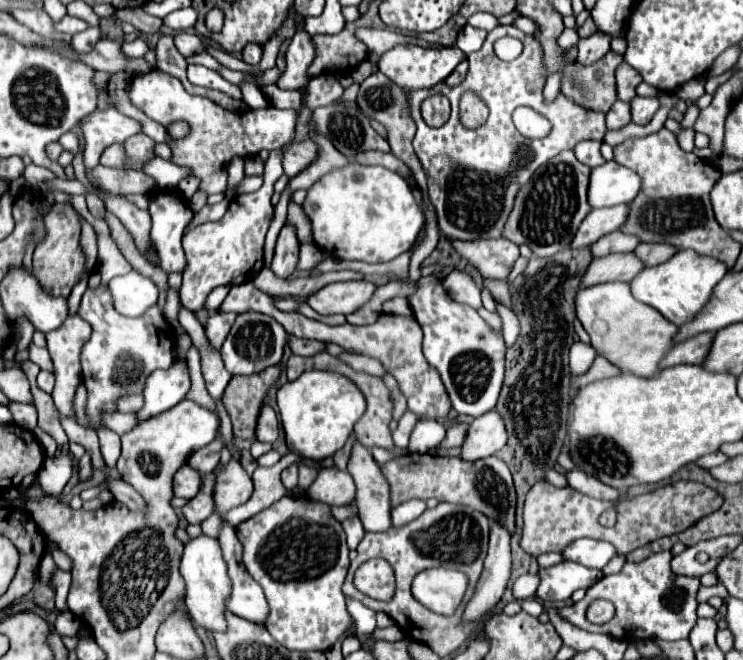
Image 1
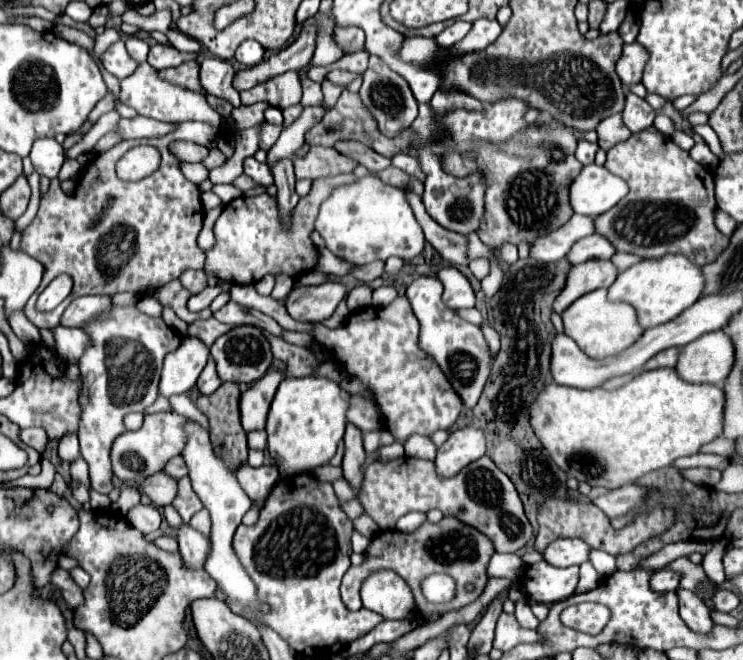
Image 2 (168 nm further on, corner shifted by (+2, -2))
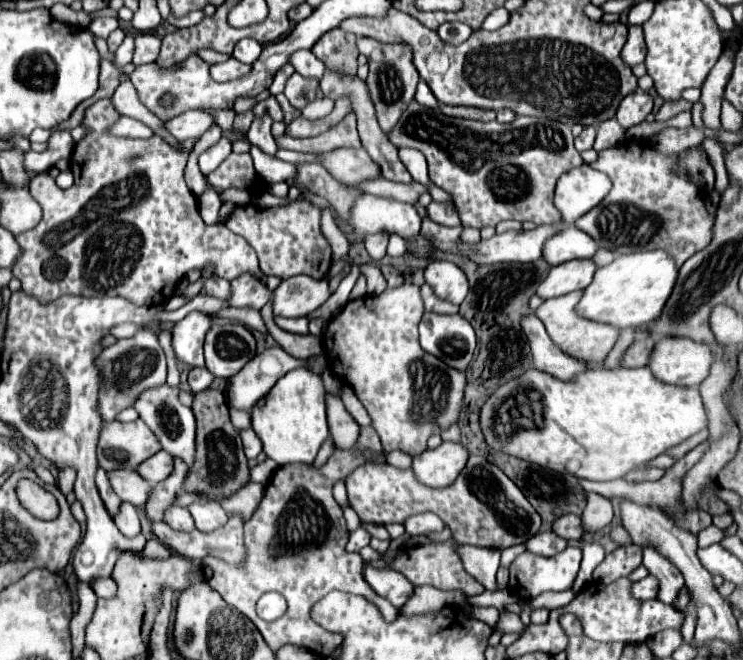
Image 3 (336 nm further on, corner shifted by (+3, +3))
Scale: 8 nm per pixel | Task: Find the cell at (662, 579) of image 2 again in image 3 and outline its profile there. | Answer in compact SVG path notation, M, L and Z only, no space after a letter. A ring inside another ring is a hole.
M648 575L646 579L632 583L630 593L632 593L632 597L638 599L638 601L648 601L648 599L654 599L654 597L656 597L656 587L658 587L658 585L656 585L656 579L654 579L652 575Z

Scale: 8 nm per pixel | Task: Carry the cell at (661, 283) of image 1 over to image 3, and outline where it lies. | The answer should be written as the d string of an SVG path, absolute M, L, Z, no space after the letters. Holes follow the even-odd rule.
M640 251L616 257L612 263L598 267L592 283L582 291L582 299L574 307L576 315L598 323L608 323L616 329L640 327L654 321L670 297L678 267L664 251Z

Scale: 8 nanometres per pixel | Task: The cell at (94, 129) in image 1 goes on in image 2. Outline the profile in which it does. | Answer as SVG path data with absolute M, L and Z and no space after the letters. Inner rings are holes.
M135 116L135 118L121 118L115 126L115 132L123 138L157 138L167 132L171 132L175 124L163 124L145 116Z

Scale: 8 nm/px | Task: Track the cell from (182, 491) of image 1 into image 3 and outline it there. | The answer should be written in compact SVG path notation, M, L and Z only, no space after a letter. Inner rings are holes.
M116 469L116 471L108 473L108 479L110 479L114 493L122 501L128 501L136 507L144 505L144 499L150 493L150 483L146 483L142 477L138 477L138 473L134 473L130 469Z

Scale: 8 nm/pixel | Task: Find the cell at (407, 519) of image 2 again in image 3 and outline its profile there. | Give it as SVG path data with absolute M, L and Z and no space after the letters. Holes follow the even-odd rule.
M422 513L410 517L404 527L408 535L428 535L428 533L440 533L444 529L444 523L434 513Z

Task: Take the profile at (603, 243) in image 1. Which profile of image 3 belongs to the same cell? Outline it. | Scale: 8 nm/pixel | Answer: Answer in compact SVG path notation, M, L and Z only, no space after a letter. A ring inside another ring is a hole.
M570 225L562 229L558 235L546 239L542 249L542 259L548 265L560 265L570 259L590 259L594 257L596 249L598 245L594 243L594 239L590 239L590 235Z

